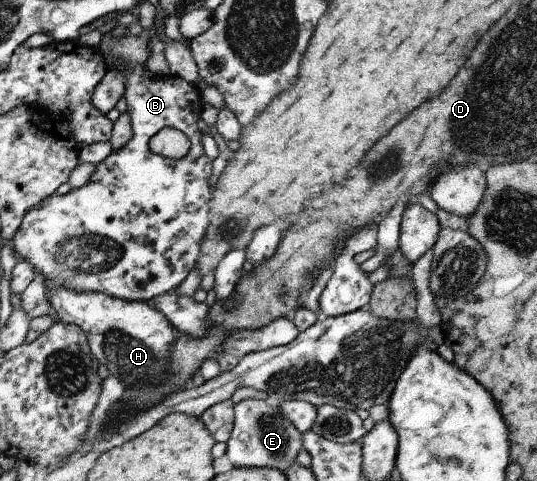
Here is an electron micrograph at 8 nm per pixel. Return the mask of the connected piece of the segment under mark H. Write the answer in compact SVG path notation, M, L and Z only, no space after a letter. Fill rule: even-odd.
M58 288L55 293L46 289L44 293L48 303L56 312L57 321L74 324L82 330L87 339L89 352L97 364L106 367L109 375L116 377L122 383L125 392L136 388L139 384L156 386L171 371L170 346L180 334L156 308L148 307L146 302L121 300L100 292L75 292L68 288Z

